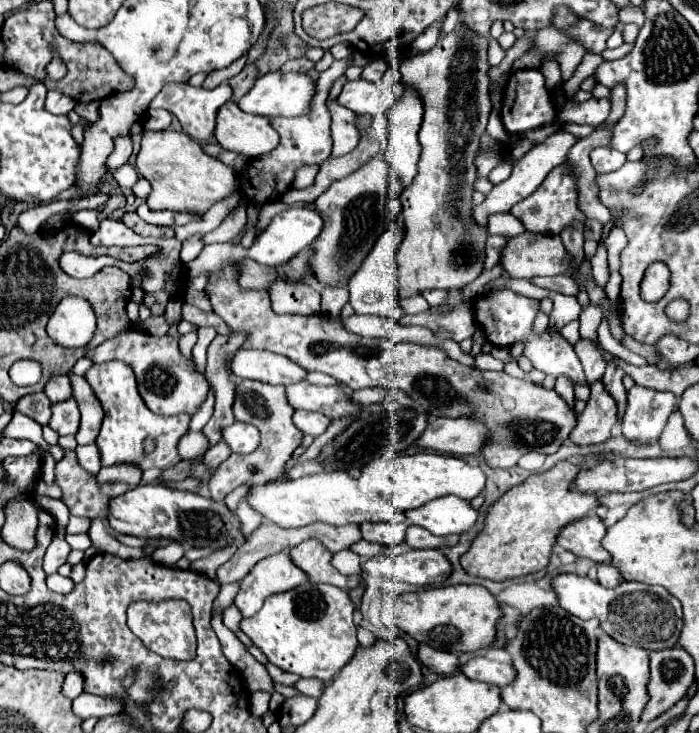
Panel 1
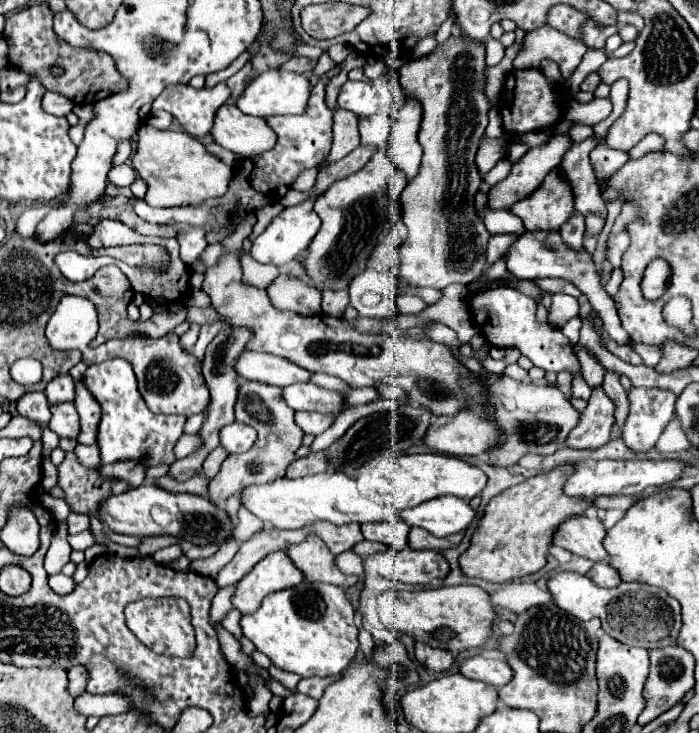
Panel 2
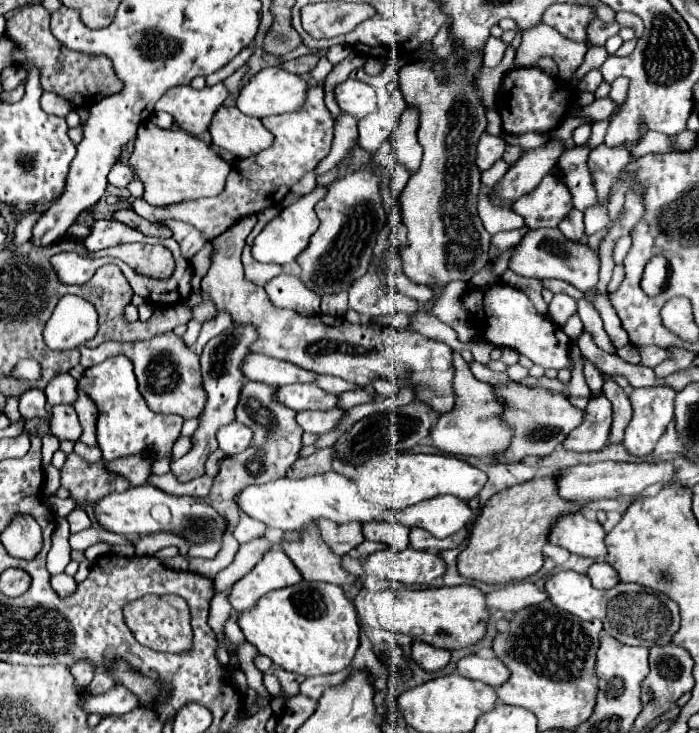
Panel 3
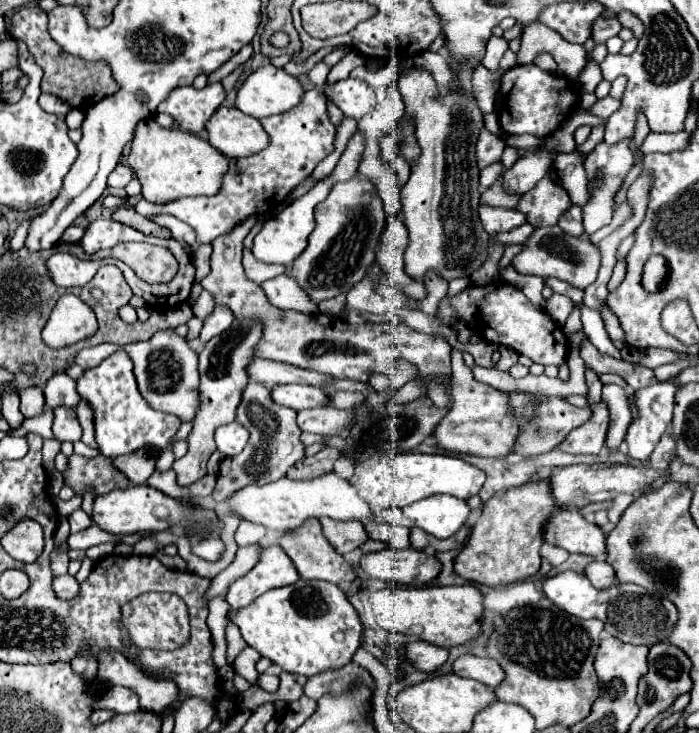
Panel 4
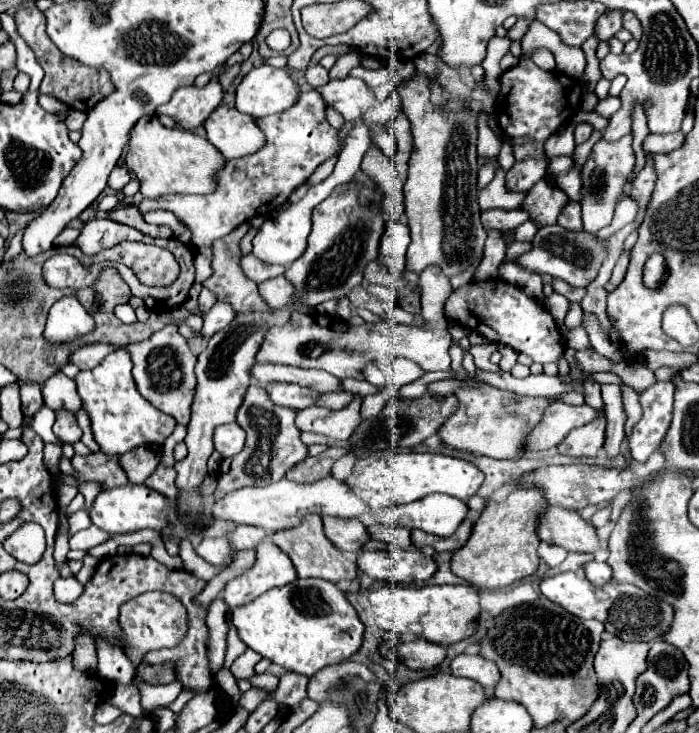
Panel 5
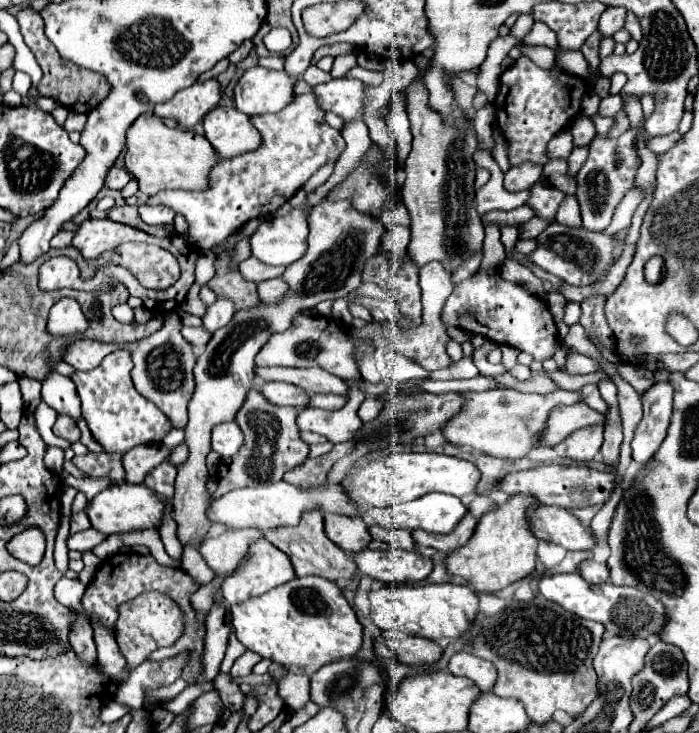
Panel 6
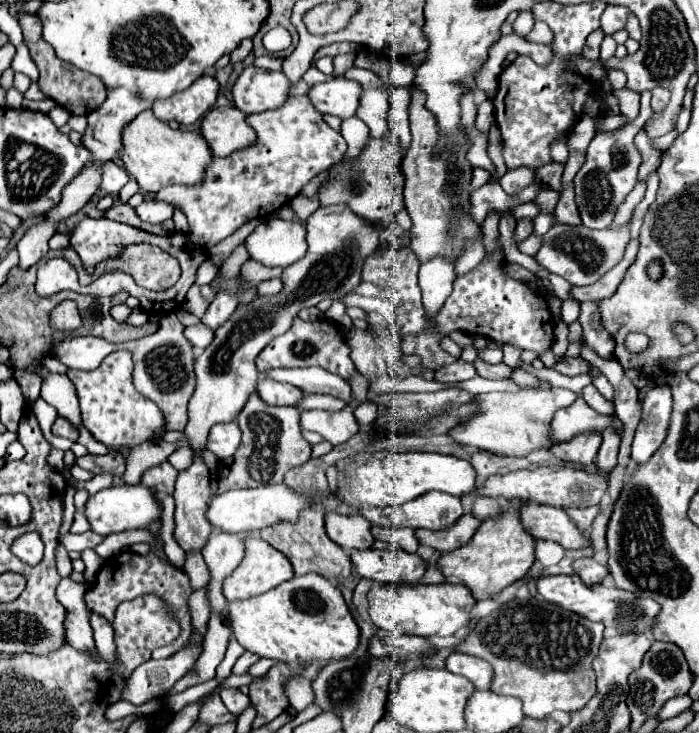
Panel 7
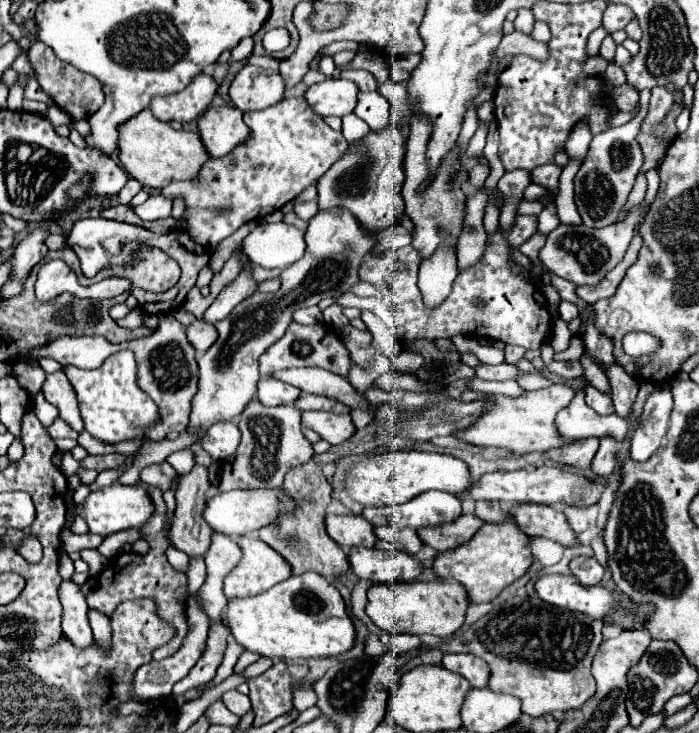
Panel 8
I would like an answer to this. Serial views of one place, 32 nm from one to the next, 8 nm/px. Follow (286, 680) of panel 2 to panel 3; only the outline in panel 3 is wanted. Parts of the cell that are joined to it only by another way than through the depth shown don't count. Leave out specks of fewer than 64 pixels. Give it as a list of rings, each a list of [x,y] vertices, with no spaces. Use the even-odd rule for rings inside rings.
[[[278,670],[274,674],[278,676],[280,686],[282,686],[282,698],[292,698],[292,696],[300,694],[300,684],[304,682],[304,676],[296,676],[296,674],[284,672],[284,670]]]

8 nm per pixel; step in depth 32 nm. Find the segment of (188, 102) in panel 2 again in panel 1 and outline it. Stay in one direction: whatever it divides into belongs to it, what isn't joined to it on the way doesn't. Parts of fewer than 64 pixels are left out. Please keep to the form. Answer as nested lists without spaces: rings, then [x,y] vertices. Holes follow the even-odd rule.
[[[224,82],[212,90],[206,90],[206,88],[194,88],[190,84],[166,84],[162,88],[162,92],[152,100],[152,106],[154,108],[164,108],[168,110],[170,114],[174,114],[180,124],[182,124],[182,130],[192,136],[194,140],[208,140],[214,136],[214,126],[216,126],[216,112],[218,108],[228,102],[232,96],[232,88]]]

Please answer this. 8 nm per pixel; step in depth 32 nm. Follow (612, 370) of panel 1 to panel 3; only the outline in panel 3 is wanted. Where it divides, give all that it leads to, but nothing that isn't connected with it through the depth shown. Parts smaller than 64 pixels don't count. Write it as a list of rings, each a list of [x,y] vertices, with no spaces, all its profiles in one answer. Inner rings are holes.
[[[604,382],[602,394],[612,402],[612,428],[610,428],[610,440],[608,444],[620,444],[624,438],[624,428],[628,426],[628,420],[632,418],[632,406],[626,396],[626,392],[616,382]]]

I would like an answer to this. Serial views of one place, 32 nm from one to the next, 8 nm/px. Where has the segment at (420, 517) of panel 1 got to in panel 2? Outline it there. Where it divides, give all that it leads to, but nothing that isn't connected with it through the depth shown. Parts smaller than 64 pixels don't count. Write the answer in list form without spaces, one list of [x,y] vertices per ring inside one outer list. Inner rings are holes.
[[[440,496],[440,500],[428,500],[428,504],[402,510],[400,518],[410,526],[424,528],[430,534],[444,538],[466,530],[474,522],[476,512],[468,502],[456,496]]]

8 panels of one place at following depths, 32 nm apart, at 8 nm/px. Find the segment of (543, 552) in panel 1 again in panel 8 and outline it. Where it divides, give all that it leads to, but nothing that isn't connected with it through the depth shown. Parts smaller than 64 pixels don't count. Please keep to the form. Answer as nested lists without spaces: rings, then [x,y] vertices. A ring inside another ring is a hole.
[[[506,518],[502,524],[484,524],[466,544],[440,552],[432,564],[432,570],[438,578],[456,580],[466,588],[470,604],[492,602],[508,584],[520,578],[532,564],[532,554],[526,546],[528,536]]]

